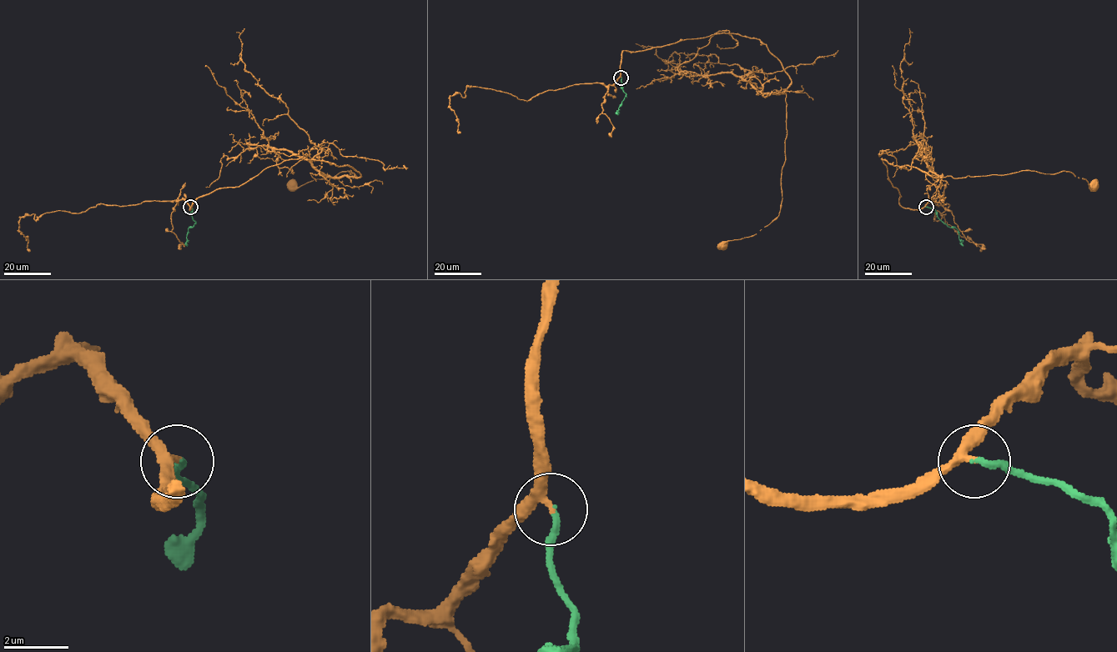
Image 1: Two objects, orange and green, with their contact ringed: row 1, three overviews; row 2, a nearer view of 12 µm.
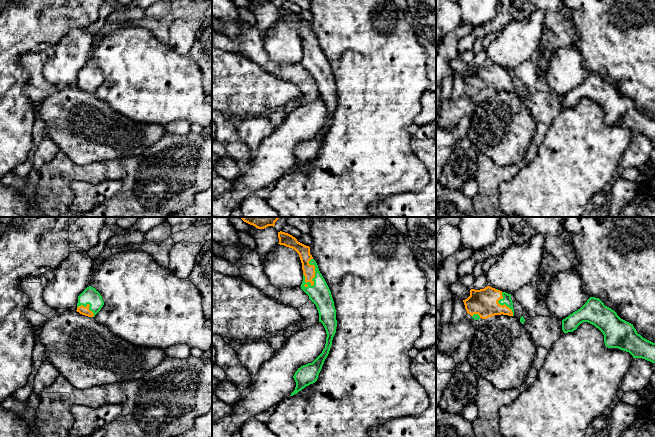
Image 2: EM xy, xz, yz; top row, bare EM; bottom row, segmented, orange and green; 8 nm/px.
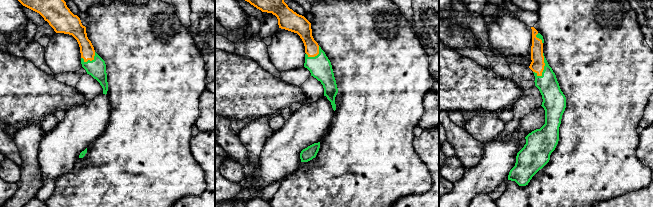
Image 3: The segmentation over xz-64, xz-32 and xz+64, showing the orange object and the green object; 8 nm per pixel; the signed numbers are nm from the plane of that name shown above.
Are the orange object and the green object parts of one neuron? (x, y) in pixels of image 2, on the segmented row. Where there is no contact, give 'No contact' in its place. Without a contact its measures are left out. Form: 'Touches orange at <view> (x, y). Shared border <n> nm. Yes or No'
Touches orange at xz (314, 276). Shared border 240 nm. Yes

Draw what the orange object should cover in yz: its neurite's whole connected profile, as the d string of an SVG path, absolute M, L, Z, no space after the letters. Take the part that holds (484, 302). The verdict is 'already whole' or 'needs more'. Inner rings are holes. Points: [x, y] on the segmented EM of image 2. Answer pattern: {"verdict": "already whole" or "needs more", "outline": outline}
{"verdict": "needs more", "outline": "M490 286L470 290L470 296L463 300L465 309L474 320L487 319L495 315L514 316L511 294Z"}

